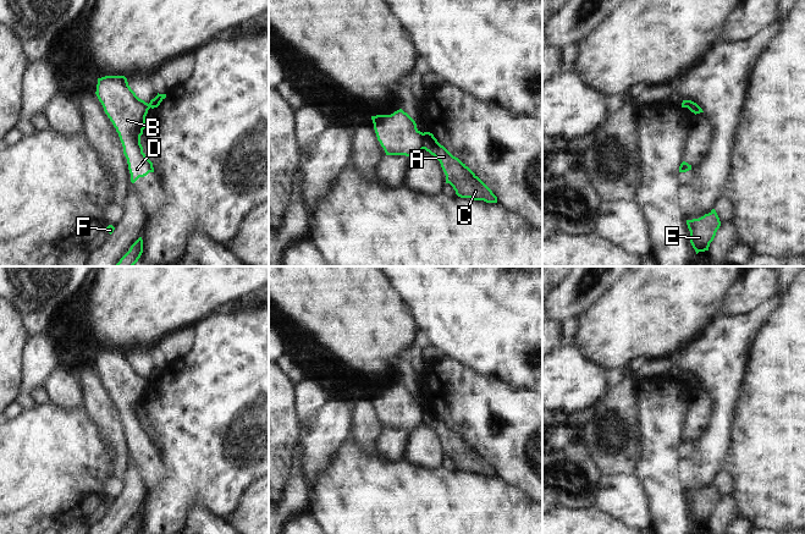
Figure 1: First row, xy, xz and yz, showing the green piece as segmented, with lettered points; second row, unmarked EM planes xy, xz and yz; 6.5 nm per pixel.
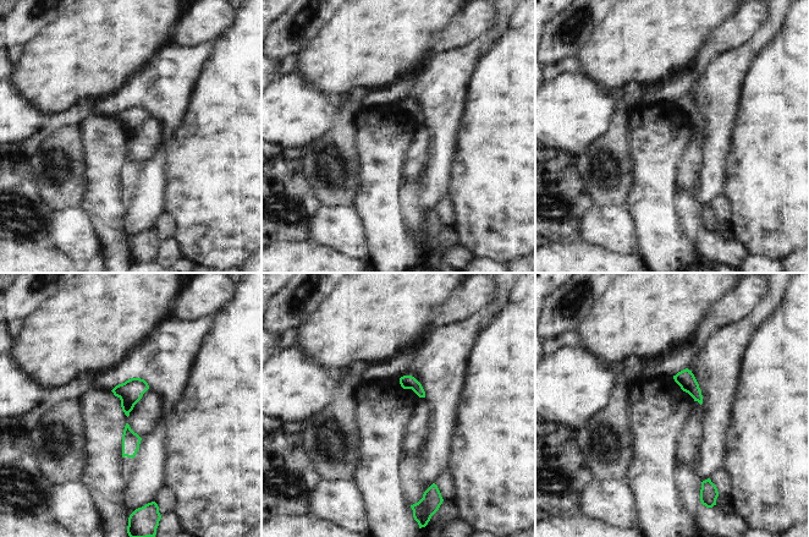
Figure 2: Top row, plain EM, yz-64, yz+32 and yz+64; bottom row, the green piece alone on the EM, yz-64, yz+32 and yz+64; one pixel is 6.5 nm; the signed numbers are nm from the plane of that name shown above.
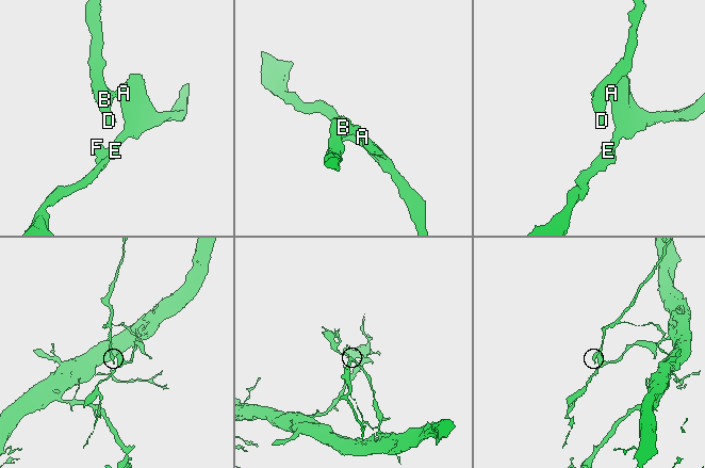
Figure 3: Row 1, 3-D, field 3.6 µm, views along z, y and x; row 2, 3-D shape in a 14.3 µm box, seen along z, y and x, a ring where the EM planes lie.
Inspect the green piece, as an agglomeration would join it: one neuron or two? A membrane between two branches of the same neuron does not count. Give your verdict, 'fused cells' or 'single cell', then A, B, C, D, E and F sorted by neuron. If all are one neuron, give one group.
fused cells | A C E F / B D

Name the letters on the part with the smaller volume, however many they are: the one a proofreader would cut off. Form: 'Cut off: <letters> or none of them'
Cut off: B, D.

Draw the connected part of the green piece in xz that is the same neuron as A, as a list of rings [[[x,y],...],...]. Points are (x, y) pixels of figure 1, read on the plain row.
[[[424,406],[424,415],[424,423],[440,435],[446,457],[453,461],[458,470],[497,477],[492,464],[465,437],[441,419],[432,407]]]

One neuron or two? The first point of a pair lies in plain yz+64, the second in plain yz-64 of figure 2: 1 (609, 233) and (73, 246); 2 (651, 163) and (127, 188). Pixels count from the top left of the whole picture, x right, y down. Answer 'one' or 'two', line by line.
1: one
2: two

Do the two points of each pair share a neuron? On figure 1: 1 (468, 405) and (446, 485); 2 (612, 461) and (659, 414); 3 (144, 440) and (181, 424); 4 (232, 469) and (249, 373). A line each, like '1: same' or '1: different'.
1: different
2: different
3: different
4: same

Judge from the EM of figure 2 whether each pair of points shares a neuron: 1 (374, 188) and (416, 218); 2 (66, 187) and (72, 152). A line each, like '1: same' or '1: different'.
1: different
2: same

